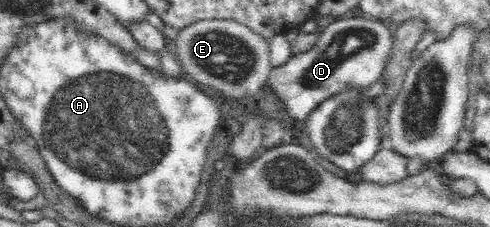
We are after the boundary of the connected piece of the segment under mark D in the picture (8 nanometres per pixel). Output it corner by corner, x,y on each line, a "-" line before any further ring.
366,16
335,20
320,34
313,49
302,54
291,54
285,63
272,65
263,89
271,90
295,122
305,122
318,103
327,95
343,89
347,81
367,88
375,83
387,63
391,41
392,35
380,20

